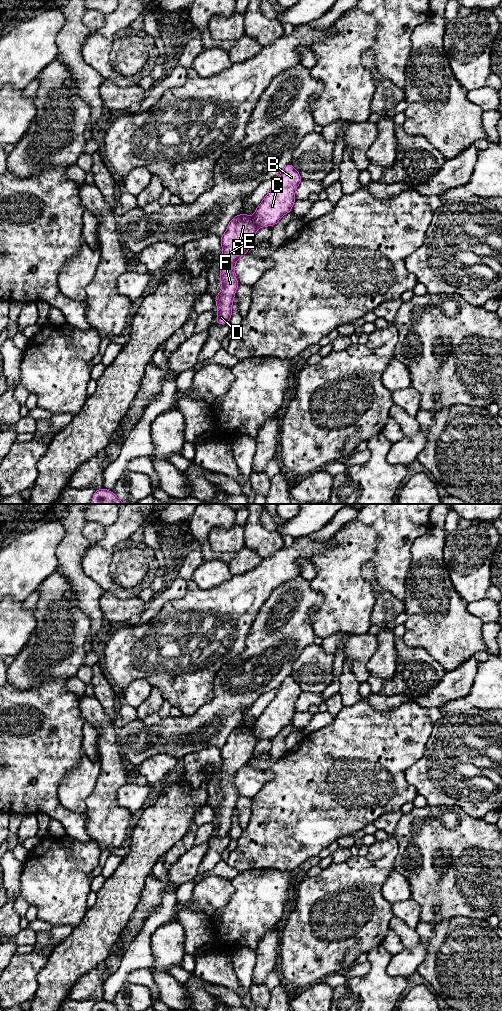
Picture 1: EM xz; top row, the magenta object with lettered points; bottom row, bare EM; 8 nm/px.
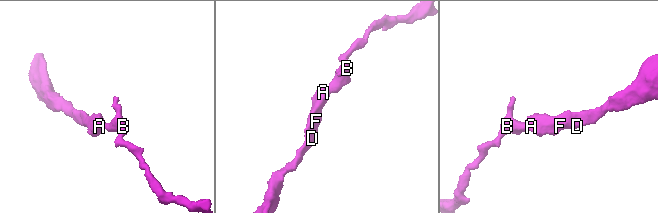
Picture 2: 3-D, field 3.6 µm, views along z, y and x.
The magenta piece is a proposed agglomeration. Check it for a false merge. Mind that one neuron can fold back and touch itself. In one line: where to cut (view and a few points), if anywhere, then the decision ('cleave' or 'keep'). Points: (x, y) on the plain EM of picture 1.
cut in xz along (251, 729), (258, 738); cleave

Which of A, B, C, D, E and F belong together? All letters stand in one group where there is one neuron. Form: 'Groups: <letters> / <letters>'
Groups: A D E F / B C

